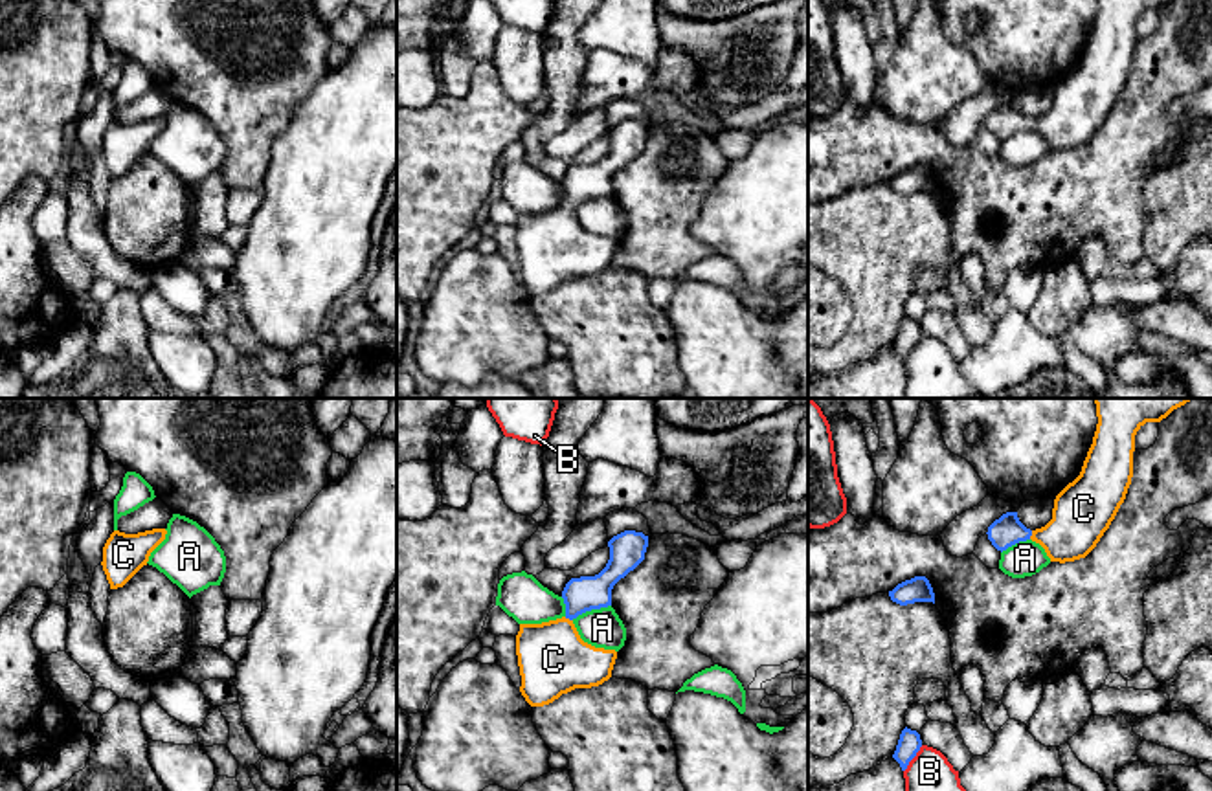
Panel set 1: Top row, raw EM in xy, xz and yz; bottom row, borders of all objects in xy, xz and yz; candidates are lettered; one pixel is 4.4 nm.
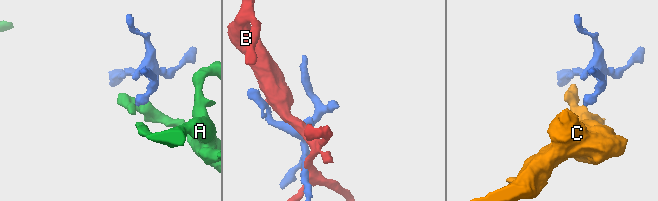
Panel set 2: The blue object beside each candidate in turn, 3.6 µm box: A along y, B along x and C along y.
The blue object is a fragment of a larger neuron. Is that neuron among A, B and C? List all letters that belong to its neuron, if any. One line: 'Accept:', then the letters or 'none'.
Accept: C

